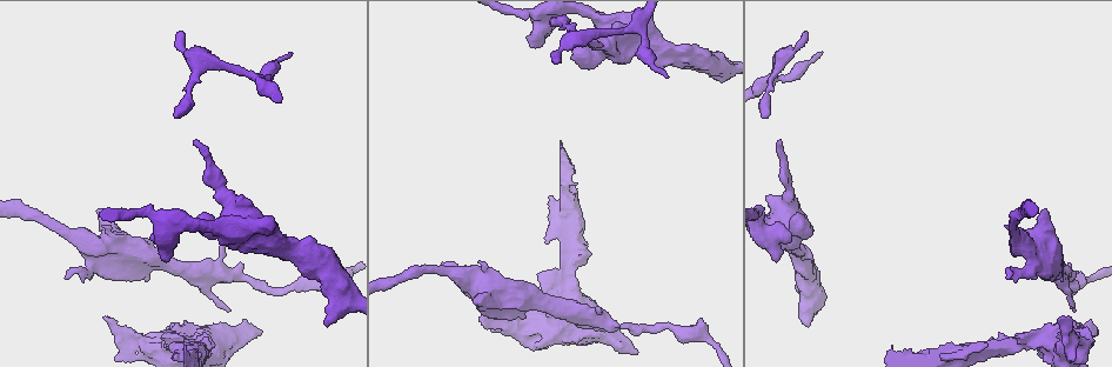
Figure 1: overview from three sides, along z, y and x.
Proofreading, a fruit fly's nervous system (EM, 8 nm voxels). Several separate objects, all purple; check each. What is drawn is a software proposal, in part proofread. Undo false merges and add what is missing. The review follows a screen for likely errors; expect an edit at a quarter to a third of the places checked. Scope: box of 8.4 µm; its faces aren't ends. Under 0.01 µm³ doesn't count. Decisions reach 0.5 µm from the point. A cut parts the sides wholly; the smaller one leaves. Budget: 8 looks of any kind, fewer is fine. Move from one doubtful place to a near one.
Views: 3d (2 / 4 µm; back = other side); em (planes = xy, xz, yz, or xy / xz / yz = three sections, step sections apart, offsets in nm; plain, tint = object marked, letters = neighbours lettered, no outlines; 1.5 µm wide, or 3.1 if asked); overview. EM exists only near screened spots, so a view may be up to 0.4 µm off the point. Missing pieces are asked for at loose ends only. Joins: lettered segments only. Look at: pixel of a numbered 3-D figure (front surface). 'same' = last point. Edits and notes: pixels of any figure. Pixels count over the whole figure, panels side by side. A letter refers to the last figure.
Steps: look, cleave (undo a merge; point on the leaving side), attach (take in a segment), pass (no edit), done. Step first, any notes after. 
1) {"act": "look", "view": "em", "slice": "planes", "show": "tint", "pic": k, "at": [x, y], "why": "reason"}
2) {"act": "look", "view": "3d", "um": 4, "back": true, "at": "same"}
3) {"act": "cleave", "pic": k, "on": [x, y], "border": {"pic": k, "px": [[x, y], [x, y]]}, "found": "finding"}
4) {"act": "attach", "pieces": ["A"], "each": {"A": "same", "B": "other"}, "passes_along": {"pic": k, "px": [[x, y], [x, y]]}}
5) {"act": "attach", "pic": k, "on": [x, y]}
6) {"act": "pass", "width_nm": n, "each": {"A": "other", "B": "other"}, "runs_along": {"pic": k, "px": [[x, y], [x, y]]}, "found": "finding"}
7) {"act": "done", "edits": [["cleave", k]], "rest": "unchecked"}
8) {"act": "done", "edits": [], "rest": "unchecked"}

{"act": "look", "view": "3d", "um": 4, "pic": 1, "at": [550, 226], "why": "free end"}

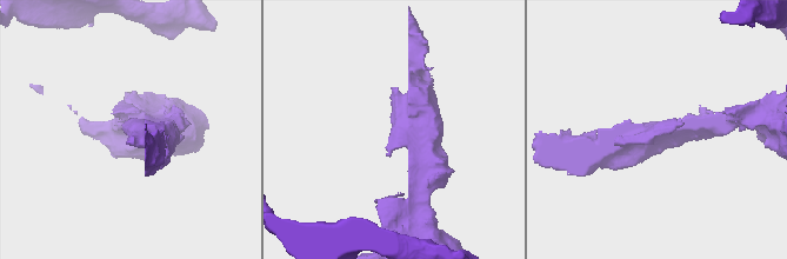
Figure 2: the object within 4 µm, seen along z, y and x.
{"act": "look", "view": "em", "slice": "yz", "step": 8, "show": "letters", "pic": 2, "at": [655, 134]}

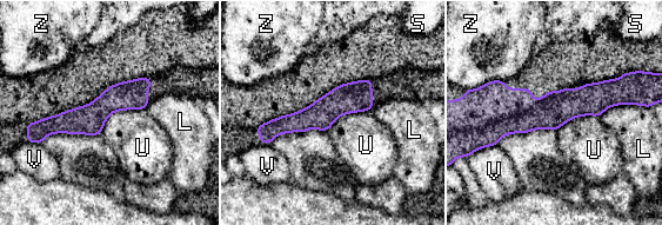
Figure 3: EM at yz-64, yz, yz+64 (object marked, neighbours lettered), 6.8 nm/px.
{"act": "look", "view": "em", "slice": "planes", "show": "letters", "at": "same"}

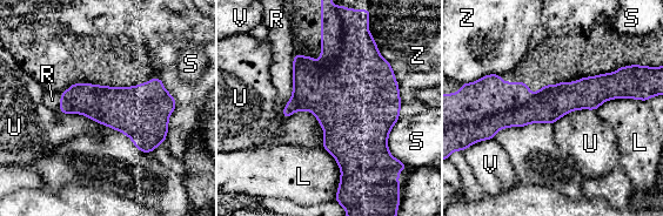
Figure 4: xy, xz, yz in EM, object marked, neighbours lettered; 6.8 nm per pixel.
{"act": "pass", "width_nm": 240, "longest_contact_nm": ["R", 440], "each": {"L": "other", "R": "other", "S": "other", "U": "other", "V": "other", "Z": "other"}, "found": "none of them fits"}

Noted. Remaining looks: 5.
{"act": "look", "view": "3d", "um": 4, "pic": 1, "at": [245, 198], "why": "an open end"}

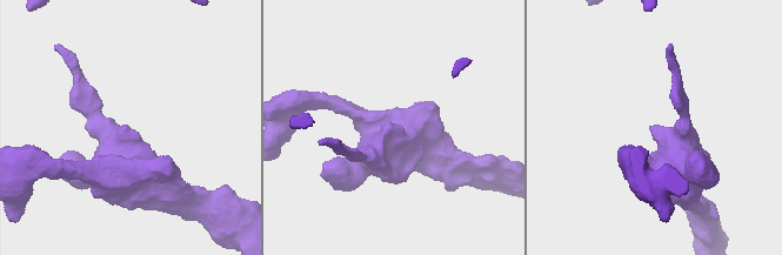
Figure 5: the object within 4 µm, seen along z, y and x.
{"act": "look", "view": "em", "slice": "yz", "step": 8, "show": "letters", "pic": 5, "at": [391, 121]}

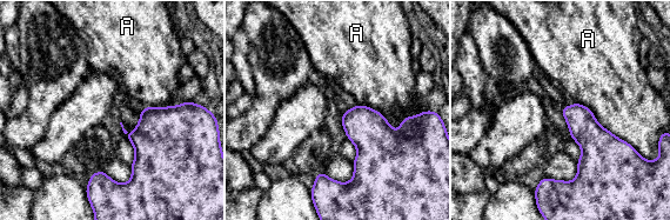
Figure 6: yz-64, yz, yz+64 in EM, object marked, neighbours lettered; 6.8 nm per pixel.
{"act": "pass", "each": {"A": "other"}, "border": {"pic": 6, "px": [[359, 104], [394, 130], [417, 115]]}, "found": "no lettered segment goes on from it"}

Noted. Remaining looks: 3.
{"act": "look", "view": "em", "slice": "planes", "show": "letters", "pic": 1, "at": [559, 60], "why": "free end"}

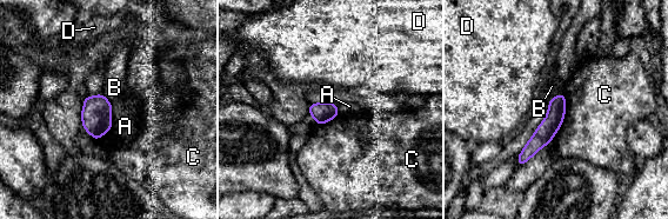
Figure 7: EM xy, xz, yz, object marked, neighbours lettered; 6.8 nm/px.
{"act": "pass", "each": {"A": "other", "B": "other", "C": "other", "D": "other"}, "found": "no lettered segment goes on from it"}

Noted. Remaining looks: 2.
{"act": "done", "edits": [], "rest": "unchecked"}

